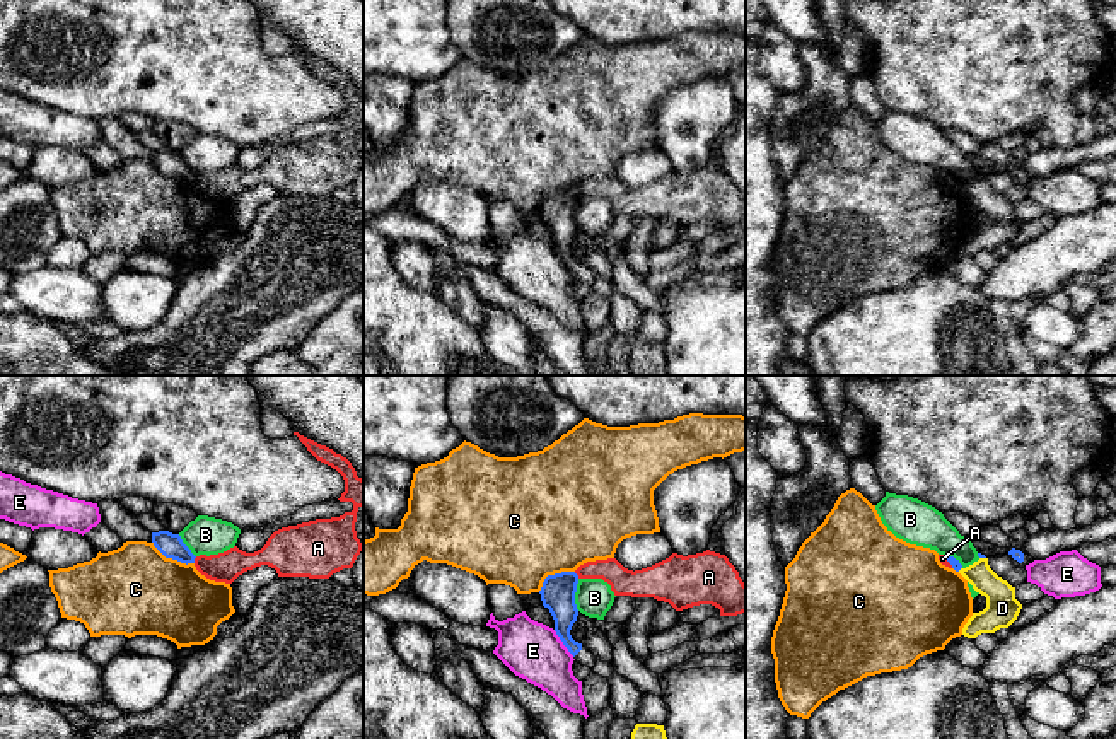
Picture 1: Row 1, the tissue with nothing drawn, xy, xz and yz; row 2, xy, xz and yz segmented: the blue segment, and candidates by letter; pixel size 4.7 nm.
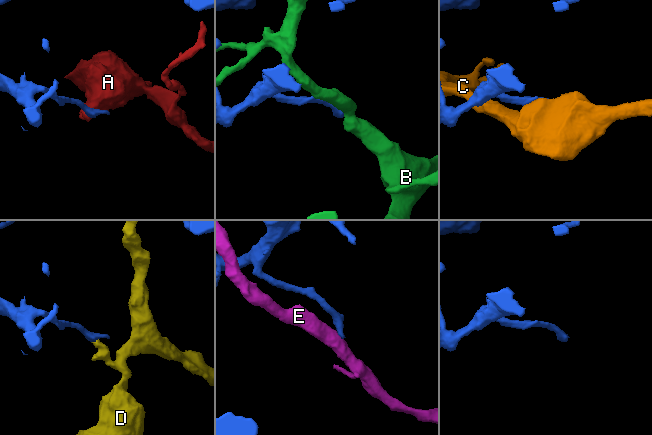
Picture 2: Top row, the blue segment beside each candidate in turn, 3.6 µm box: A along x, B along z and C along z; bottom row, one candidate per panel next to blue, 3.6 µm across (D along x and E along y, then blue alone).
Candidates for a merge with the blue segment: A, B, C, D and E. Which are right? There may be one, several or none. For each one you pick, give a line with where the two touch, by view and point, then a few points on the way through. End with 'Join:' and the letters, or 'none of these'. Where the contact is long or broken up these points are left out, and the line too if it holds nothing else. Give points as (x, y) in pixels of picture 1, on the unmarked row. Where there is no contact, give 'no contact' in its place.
Join: none of these

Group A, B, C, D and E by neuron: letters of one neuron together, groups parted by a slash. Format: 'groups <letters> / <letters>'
groups A / B / C / D / E

